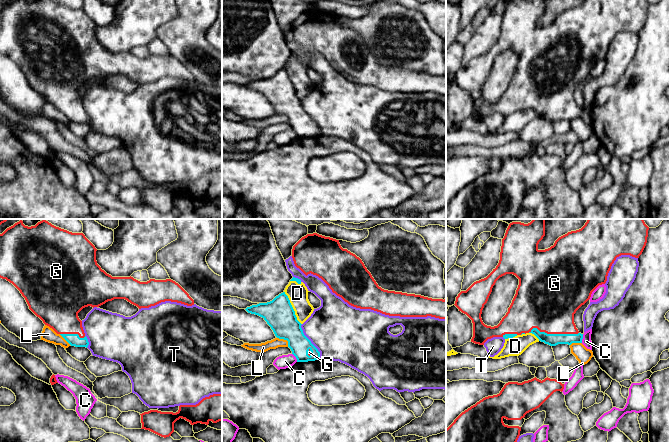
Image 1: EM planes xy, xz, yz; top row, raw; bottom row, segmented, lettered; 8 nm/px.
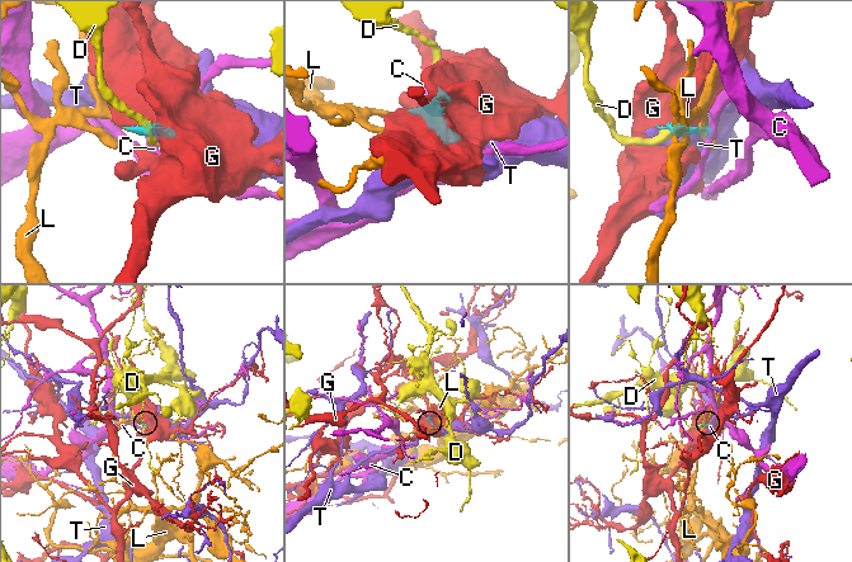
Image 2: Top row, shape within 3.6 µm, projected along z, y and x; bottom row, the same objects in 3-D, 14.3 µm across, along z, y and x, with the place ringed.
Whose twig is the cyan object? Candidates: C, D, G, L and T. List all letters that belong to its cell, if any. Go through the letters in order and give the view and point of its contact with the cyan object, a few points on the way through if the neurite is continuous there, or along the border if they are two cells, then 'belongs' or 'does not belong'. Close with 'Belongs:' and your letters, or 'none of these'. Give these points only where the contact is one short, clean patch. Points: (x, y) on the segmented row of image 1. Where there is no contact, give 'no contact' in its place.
C: meets cyan in yz at (582, 338); border along yz (583, 334), (581, 342); does not belong
D: meets cyan in xz at (292, 308); border along xz (284, 291), (296, 319), (301, 324); does not belong
G: meets cyan in yz at (553, 334); belongs
L: meets cyan in xz at (285, 339); border along xz (277, 337), (285, 339), (288, 346); does not belong
T: meets cyan in xz at (310, 341); does not belong
Belongs: G

